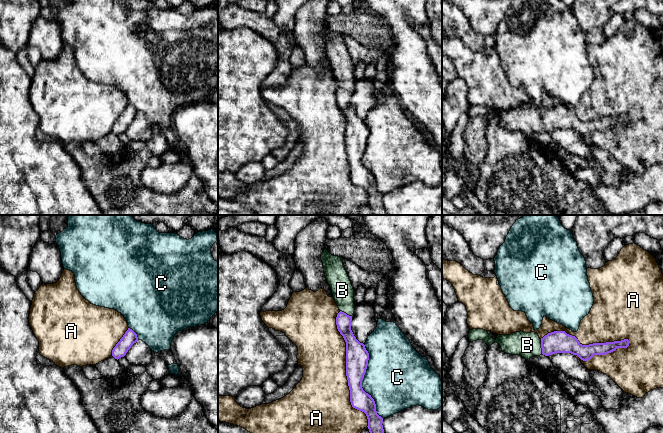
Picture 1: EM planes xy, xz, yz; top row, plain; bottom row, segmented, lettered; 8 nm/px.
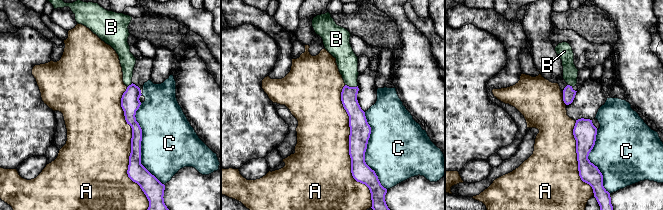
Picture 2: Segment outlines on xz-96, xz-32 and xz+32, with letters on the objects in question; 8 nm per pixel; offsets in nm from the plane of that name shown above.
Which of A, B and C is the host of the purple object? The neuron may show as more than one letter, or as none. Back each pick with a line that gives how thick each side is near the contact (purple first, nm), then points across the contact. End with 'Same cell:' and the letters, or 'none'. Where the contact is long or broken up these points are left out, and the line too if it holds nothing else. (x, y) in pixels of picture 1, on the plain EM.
B: Thickness 180 nm (purple) against 200 nm. Path across: yz (558, 117), (541, 122), (527, 121)
Same cell: B

